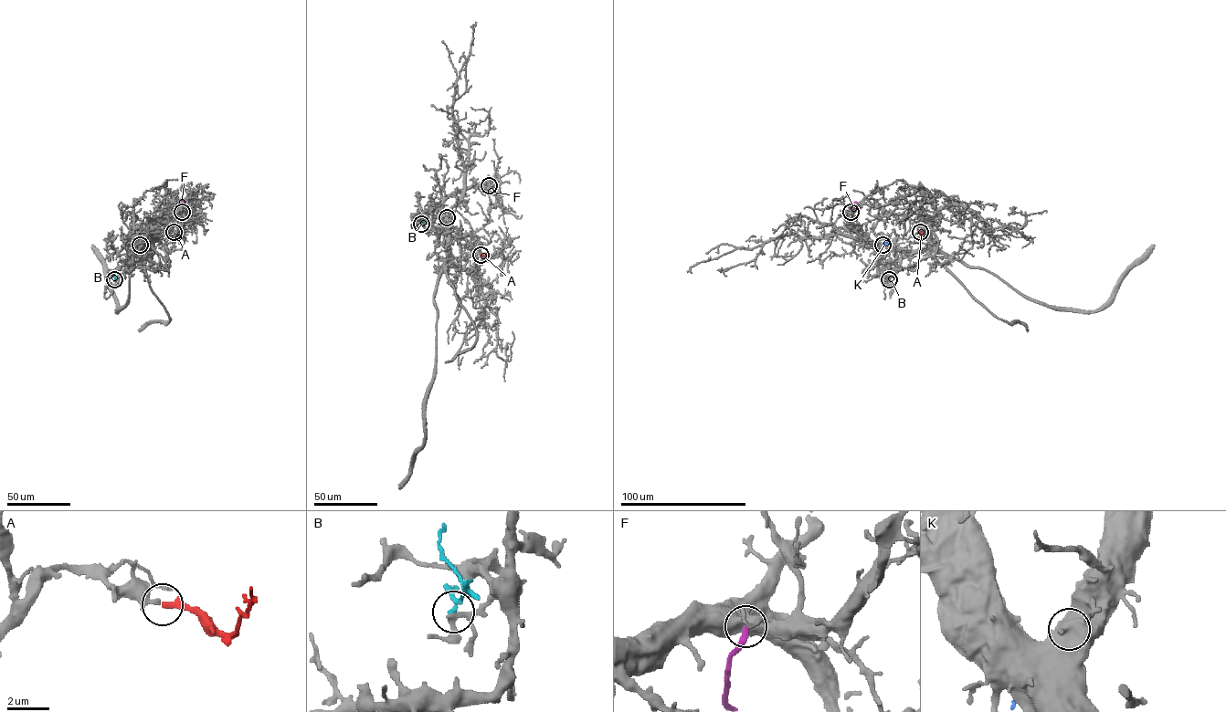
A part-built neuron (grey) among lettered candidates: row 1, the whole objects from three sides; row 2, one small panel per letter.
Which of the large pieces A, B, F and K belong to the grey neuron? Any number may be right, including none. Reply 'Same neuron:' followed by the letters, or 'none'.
Same neuron: A

